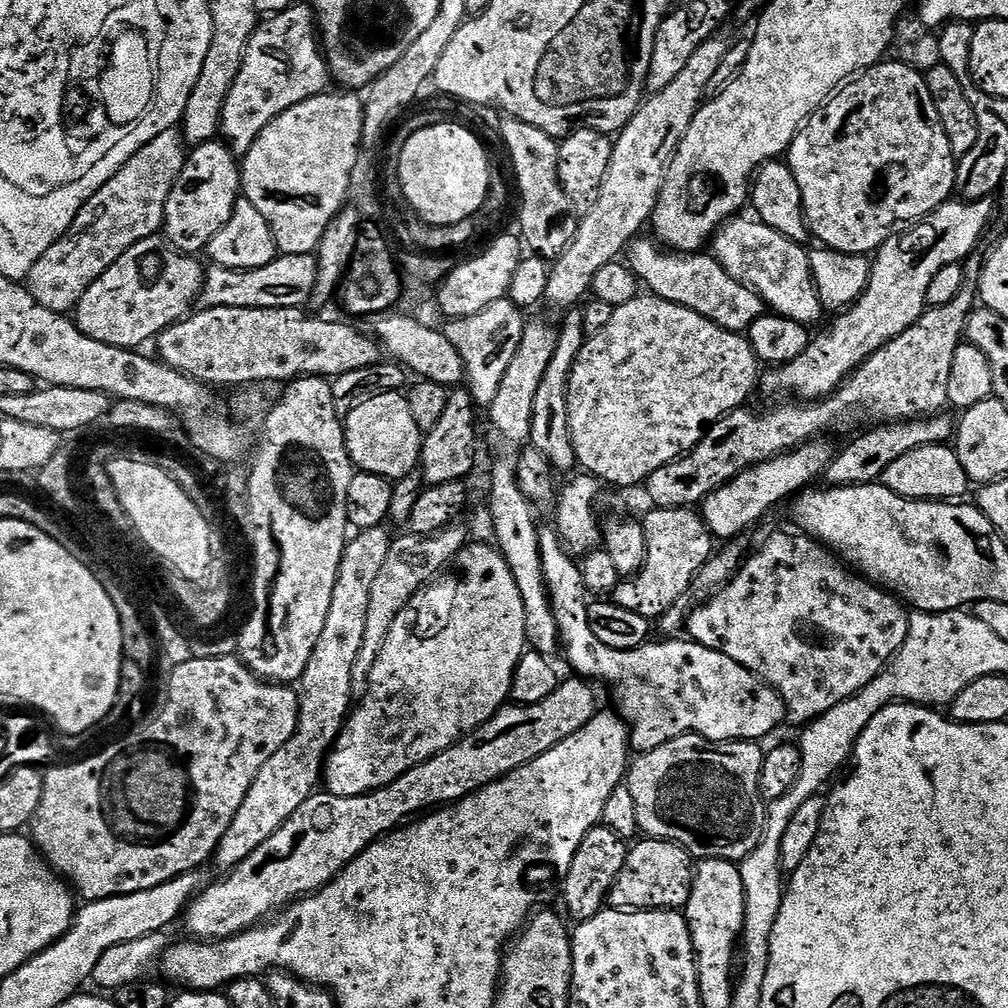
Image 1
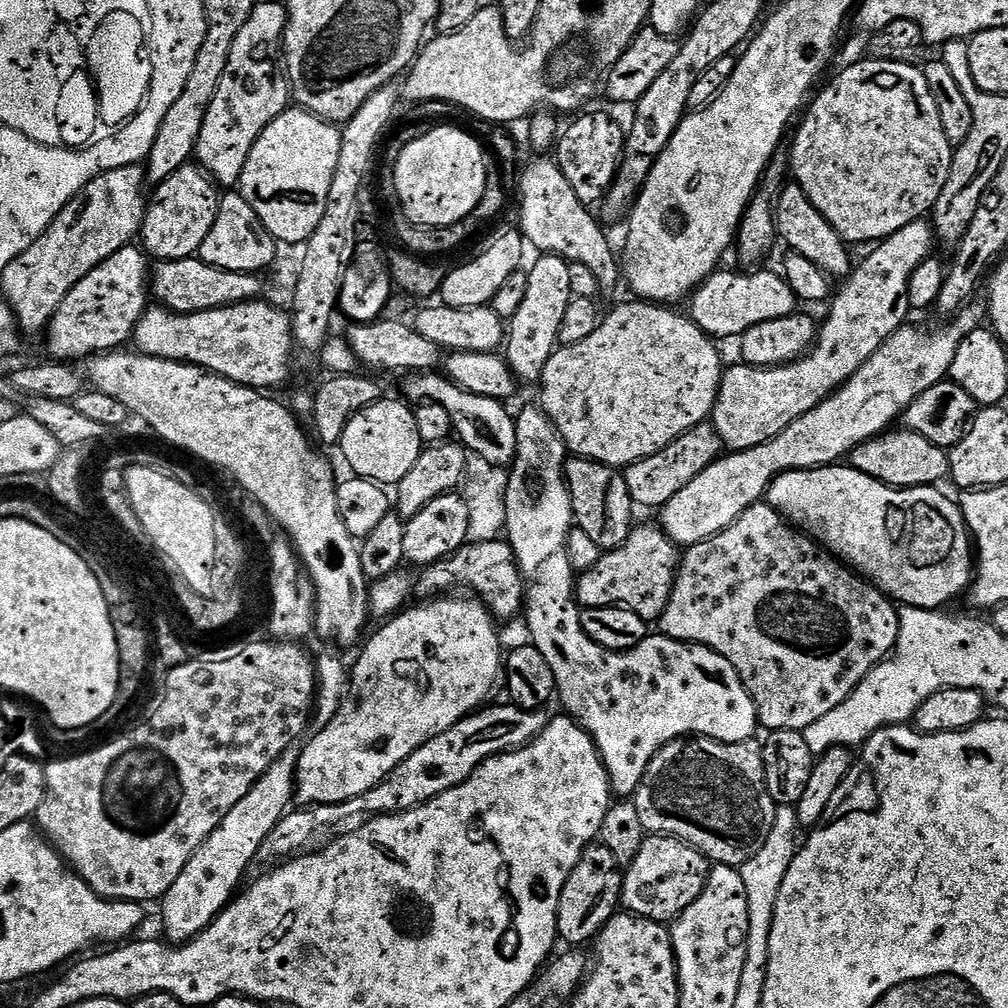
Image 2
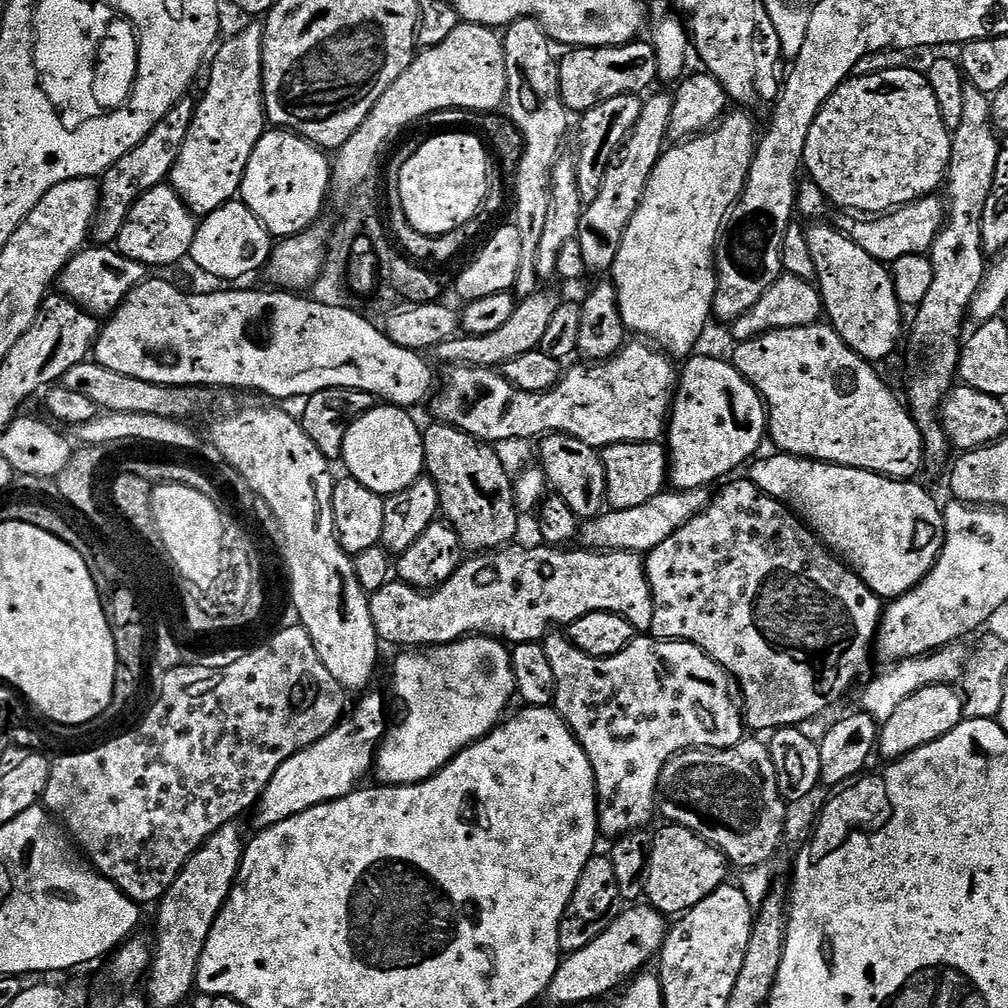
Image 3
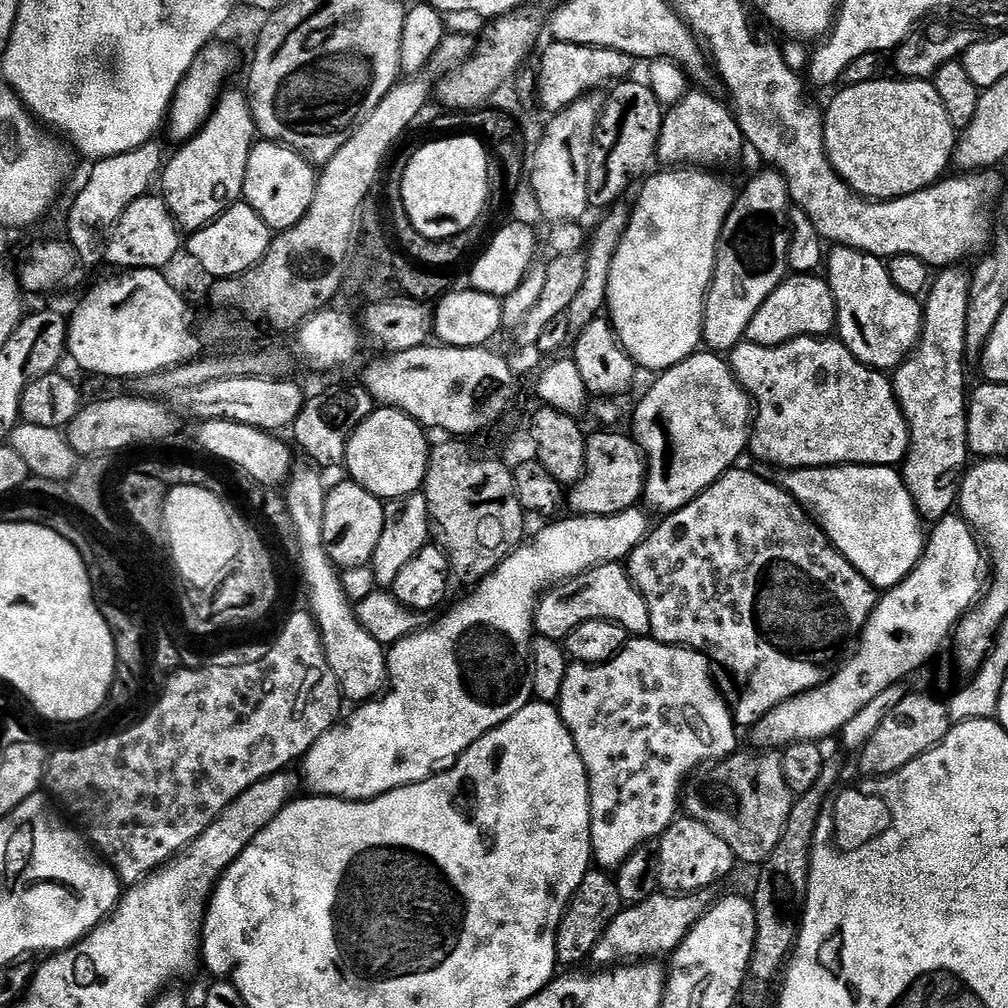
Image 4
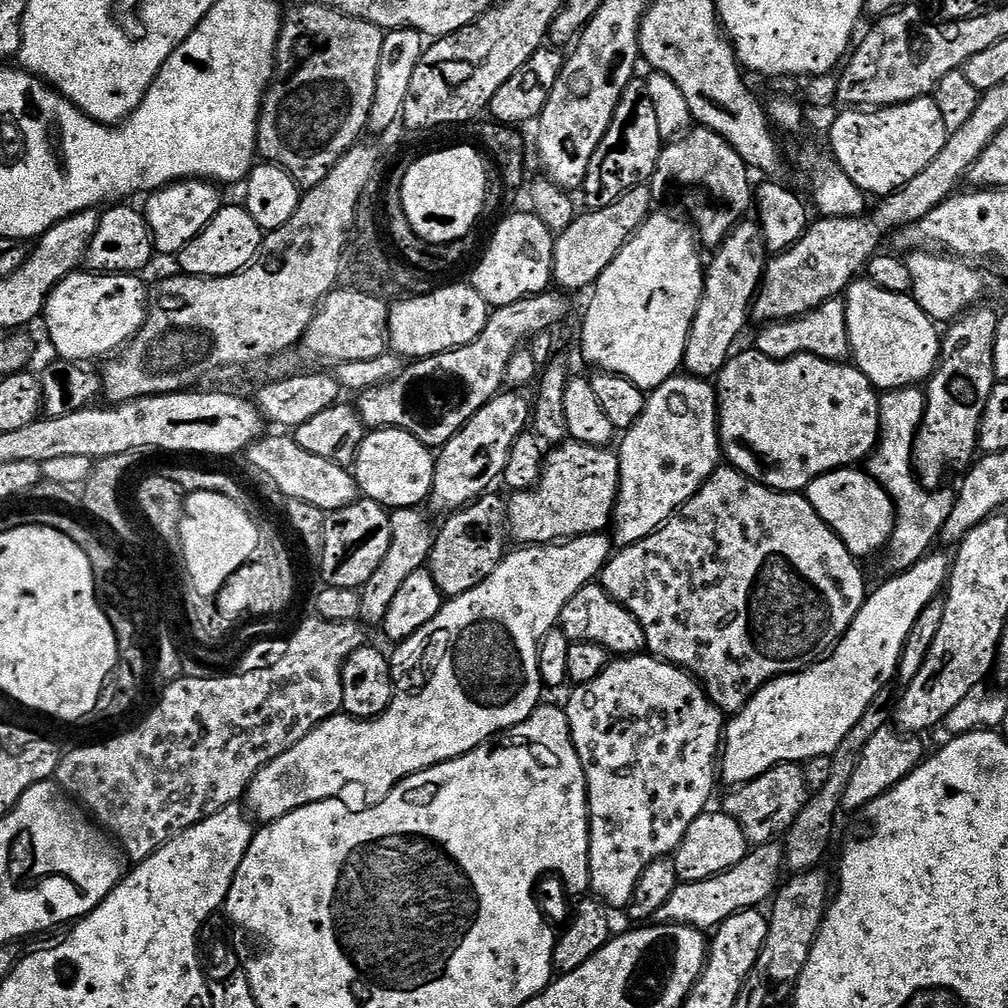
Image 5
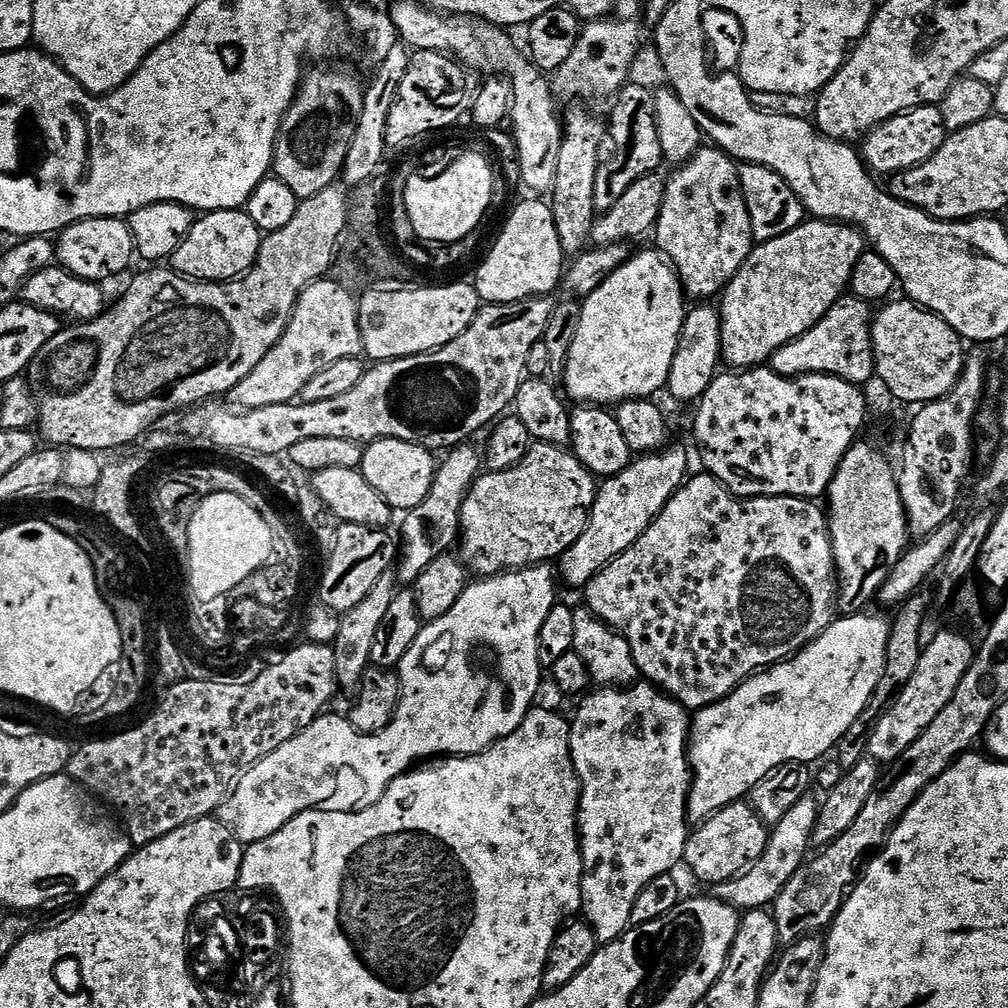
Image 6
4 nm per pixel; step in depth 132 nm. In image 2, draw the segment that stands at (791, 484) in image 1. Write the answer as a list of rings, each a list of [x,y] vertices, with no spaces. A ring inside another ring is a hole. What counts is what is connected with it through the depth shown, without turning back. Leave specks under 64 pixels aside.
[[[969,302],[960,311],[955,313],[953,324],[944,324],[941,328],[932,328],[927,332],[924,328],[911,328],[905,326],[899,328],[890,338],[874,350],[870,359],[862,365],[855,374],[848,379],[848,383],[843,388],[836,389],[831,396],[828,396],[810,414],[802,414],[782,434],[778,434],[770,442],[762,442],[762,446],[754,446],[750,450],[741,452],[729,451],[721,455],[719,460],[715,460],[690,486],[685,486],[683,490],[678,490],[670,502],[666,502],[663,508],[659,509],[659,527],[673,540],[677,546],[687,546],[697,544],[722,530],[726,530],[735,524],[736,520],[750,506],[761,503],[765,499],[768,487],[784,472],[793,472],[803,468],[827,468],[835,465],[840,460],[853,452],[859,444],[871,440],[873,436],[879,436],[891,429],[892,424],[901,419],[904,411],[930,386],[940,384],[948,376],[950,366],[954,362],[954,354],[958,354],[958,346],[964,341],[964,337],[970,335],[974,329],[981,327],[986,320],[986,308],[977,302]]]

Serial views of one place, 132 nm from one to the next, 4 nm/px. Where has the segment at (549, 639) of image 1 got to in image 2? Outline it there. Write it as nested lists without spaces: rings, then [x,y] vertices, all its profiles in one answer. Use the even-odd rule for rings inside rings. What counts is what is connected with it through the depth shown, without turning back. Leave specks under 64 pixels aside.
[[[555,254],[547,255],[538,257],[532,268],[527,269],[526,298],[522,298],[518,314],[512,316],[510,331],[506,336],[506,359],[520,382],[536,382],[544,375],[544,363],[556,353],[560,344],[562,318],[566,314],[566,306],[570,306],[573,298],[569,261]]]

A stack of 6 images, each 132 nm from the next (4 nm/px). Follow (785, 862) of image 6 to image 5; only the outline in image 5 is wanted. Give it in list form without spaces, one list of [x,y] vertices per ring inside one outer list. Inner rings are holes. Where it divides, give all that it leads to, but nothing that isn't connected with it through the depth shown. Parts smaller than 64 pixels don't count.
[[[779,843],[757,844],[738,866],[702,882],[680,883],[655,919],[661,924],[688,924],[692,928],[715,930],[736,912],[750,912],[767,905],[782,883],[780,871],[785,868],[785,851]]]

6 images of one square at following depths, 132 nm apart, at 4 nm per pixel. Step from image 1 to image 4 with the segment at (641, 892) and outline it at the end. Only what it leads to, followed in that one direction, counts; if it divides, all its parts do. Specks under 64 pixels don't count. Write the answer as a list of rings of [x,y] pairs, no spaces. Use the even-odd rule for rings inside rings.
[[[691,818],[673,820],[664,835],[659,837],[658,851],[660,853],[660,887],[668,894],[700,894],[711,884],[724,880],[732,872],[732,867],[738,864],[736,855],[702,822]]]

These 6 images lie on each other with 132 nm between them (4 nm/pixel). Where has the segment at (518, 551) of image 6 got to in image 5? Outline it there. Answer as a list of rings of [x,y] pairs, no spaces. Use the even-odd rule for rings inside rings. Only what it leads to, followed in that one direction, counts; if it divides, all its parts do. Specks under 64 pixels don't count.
[[[573,439],[557,443],[544,457],[540,481],[524,492],[515,493],[511,497],[513,500],[507,501],[507,531],[520,546],[595,536],[611,525],[619,489],[620,458],[611,447],[586,446]]]

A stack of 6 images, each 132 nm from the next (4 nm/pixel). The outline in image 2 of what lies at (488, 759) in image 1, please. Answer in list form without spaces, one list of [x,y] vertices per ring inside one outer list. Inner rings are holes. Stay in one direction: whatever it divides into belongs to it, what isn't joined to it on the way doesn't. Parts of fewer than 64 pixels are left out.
[[[511,702],[500,704],[497,708],[488,706],[477,710],[468,719],[459,720],[450,730],[438,734],[433,740],[427,740],[421,748],[414,750],[414,754],[410,754],[410,758],[406,758],[406,762],[399,764],[378,787],[371,788],[365,796],[359,796],[357,800],[347,800],[342,804],[321,804],[311,810],[300,810],[304,812],[289,811],[268,835],[267,844],[260,847],[260,856],[292,858],[305,850],[315,849],[325,843],[324,838],[331,828],[338,827],[343,820],[348,820],[351,816],[405,812],[417,808],[427,800],[433,800],[438,794],[466,782],[466,778],[470,778],[470,774],[474,774],[474,770],[484,760],[529,744],[548,724],[550,716],[546,713],[544,710],[528,712],[525,708],[517,708]]]

